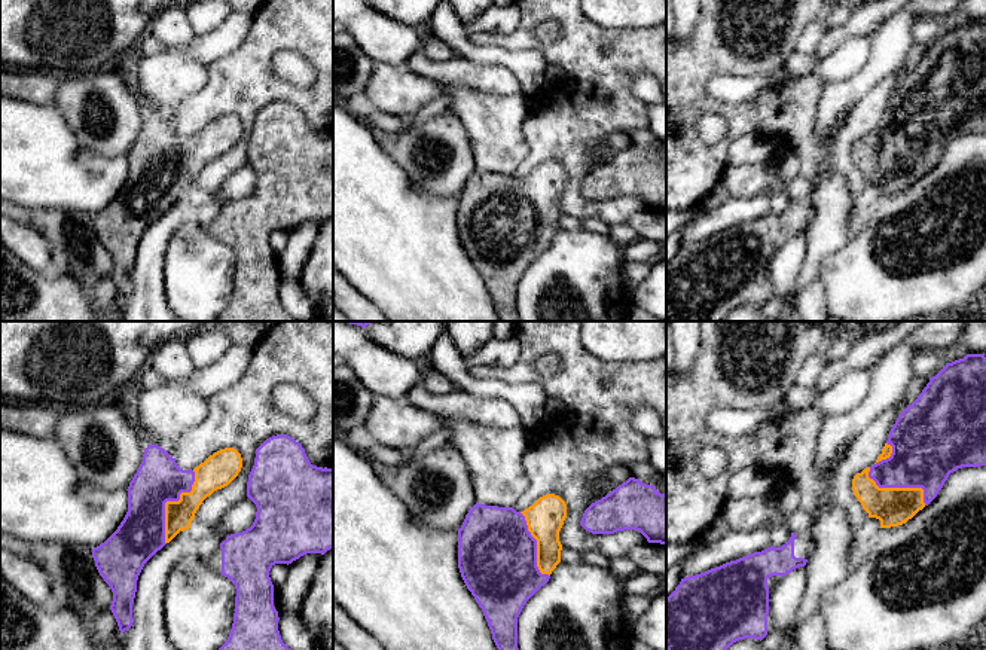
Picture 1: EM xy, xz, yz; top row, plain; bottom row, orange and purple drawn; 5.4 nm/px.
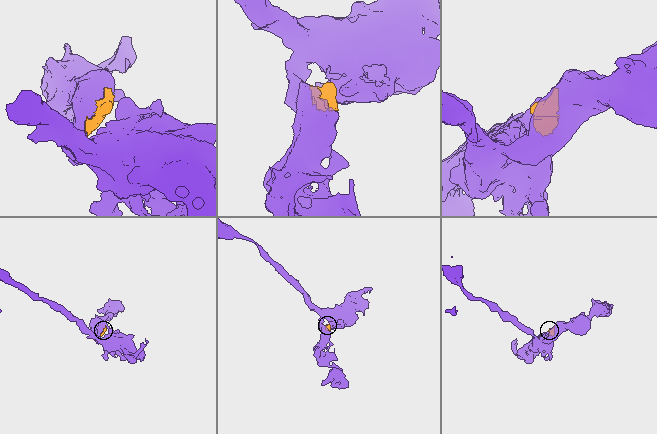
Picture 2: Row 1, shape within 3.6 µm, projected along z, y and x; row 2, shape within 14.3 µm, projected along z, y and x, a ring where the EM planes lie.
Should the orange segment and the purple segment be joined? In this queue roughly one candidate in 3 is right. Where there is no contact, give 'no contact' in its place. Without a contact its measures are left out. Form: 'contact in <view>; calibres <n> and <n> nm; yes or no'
contact in xy; calibres 150 and 260 nm; yes

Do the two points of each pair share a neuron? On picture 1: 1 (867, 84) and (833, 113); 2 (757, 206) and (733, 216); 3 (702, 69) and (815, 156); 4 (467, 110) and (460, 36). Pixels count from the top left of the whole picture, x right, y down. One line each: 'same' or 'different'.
1: same
2: same
3: same
4: different

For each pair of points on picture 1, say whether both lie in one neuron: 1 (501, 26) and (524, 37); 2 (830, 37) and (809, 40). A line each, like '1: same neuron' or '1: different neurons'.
1: different neurons
2: different neurons

